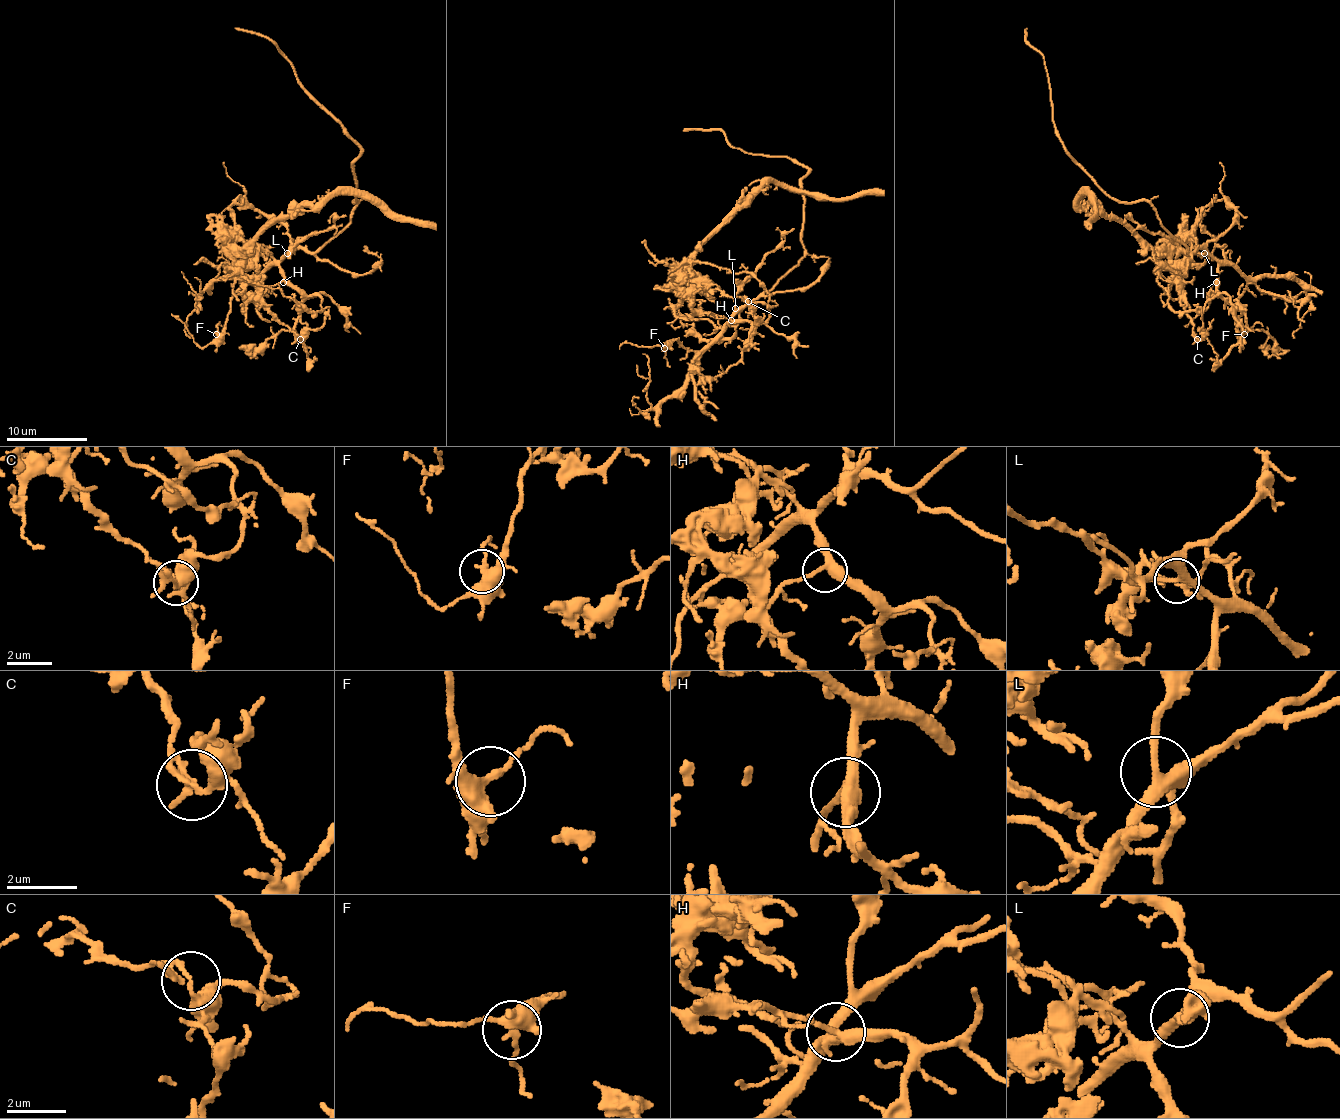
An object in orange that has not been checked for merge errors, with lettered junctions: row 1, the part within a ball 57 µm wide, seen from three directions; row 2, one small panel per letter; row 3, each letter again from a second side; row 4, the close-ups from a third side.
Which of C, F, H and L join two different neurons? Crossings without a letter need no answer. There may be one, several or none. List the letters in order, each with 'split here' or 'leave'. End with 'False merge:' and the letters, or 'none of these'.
C: split here
F: leave
H: leave
L: leave
False merge: C

